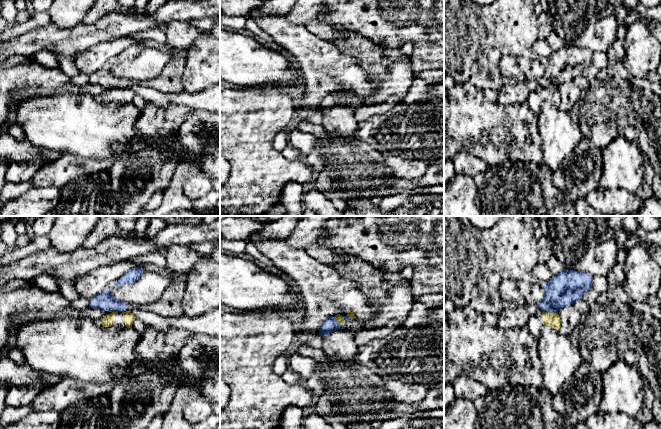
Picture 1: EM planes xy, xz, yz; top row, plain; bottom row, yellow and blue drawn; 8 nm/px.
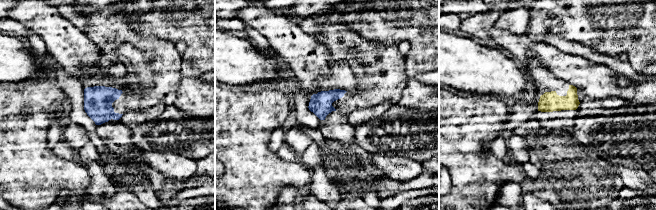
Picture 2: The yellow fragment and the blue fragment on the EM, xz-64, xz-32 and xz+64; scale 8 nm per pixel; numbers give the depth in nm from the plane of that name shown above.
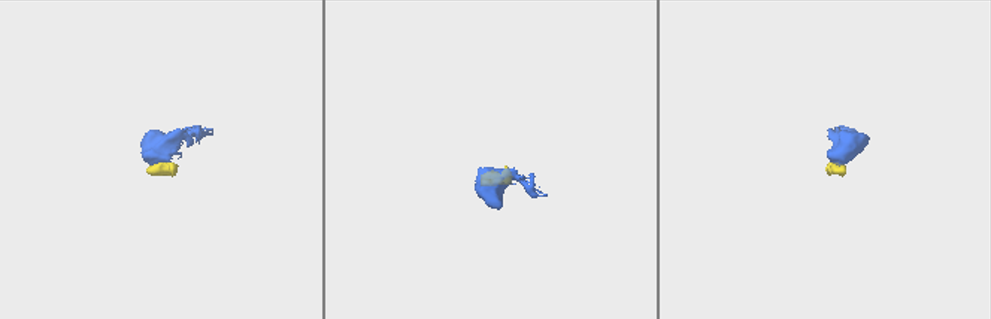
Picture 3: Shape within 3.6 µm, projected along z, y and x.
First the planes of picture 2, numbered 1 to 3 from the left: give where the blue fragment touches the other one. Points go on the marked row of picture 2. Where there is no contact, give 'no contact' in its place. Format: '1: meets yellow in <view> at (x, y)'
1: no contact
2: no contact
3: no contact

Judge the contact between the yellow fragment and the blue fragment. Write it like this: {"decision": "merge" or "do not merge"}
{"decision": "do not merge"}

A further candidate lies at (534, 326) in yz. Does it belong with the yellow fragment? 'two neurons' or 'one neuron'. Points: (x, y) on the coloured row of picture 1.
one neuron

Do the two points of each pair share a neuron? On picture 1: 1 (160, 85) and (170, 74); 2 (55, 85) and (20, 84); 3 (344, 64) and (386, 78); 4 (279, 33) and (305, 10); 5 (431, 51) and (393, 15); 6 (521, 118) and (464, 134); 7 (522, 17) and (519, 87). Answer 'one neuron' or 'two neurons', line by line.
1: one neuron
2: one neuron
3: two neurons
4: two neurons
5: one neuron
6: one neuron
7: two neurons

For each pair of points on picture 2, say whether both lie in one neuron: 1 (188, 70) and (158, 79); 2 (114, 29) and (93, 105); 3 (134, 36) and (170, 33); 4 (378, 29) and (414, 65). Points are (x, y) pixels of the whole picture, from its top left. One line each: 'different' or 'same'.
1: different
2: same
3: different
4: same

